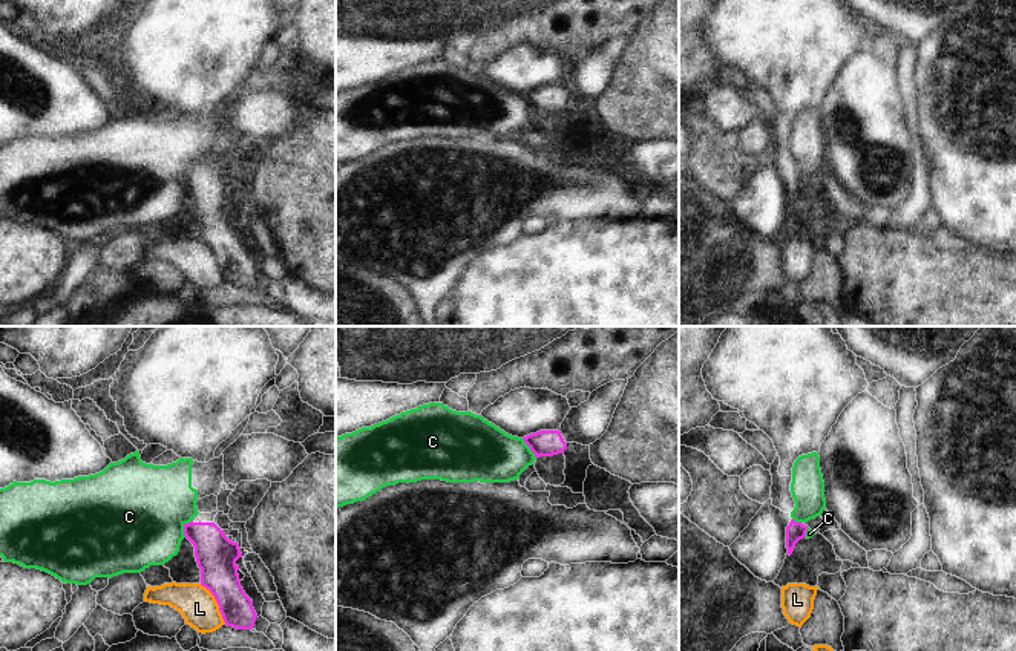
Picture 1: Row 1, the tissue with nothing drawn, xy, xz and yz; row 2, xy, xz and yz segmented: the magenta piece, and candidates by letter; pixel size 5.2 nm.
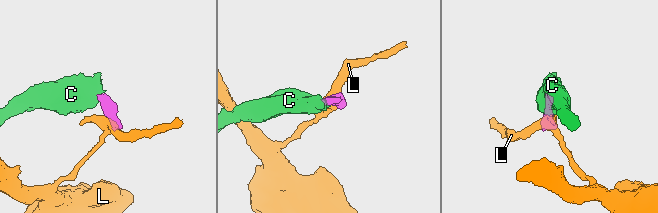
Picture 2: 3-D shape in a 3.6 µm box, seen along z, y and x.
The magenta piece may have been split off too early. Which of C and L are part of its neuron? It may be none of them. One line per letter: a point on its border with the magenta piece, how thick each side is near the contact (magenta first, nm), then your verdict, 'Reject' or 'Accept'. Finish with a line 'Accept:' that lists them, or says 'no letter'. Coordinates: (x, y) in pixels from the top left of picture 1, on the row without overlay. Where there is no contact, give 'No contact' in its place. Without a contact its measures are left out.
C: Touches magenta at xy (184, 184). Thickness 220 nm (magenta) against 480 nm. Reject
L: Touches magenta at xy (218, 261). Thickness 220 nm (magenta) against 190 nm. Reject
Accept: no letter

